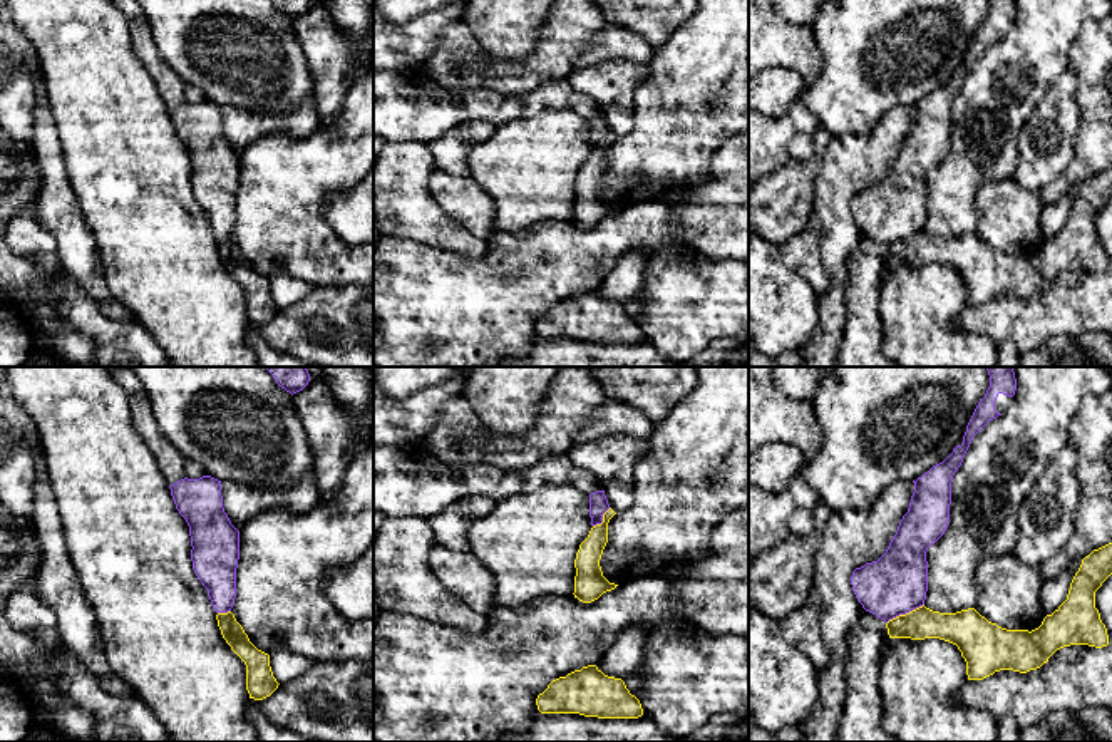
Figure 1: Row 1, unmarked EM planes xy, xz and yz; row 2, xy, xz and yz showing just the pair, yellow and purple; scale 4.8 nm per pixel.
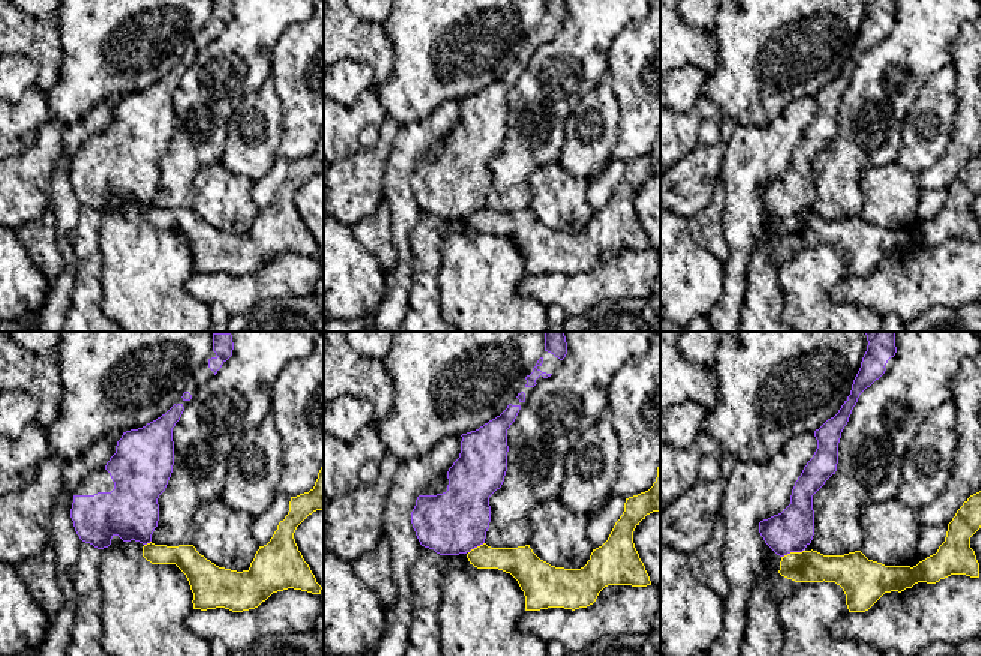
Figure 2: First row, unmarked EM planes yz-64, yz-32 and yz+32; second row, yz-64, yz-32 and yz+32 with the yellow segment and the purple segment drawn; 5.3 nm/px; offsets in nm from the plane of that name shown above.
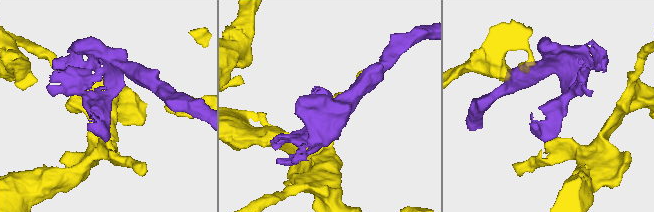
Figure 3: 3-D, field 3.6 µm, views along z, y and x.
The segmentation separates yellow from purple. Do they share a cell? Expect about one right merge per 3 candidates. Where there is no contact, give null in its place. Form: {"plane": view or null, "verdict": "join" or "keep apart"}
{"plane": "yz", "verdict": "join"}

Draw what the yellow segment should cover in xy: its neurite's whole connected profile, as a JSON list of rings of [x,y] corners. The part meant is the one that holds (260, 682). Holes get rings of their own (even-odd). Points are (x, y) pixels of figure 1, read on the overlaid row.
[[[203,476],[181,479],[169,486],[176,509],[186,519],[191,536],[193,569],[214,608],[218,626],[231,650],[246,665],[250,698],[270,697],[278,682],[270,667],[270,655],[258,650],[231,613],[236,598],[236,568],[239,559],[239,531],[223,508],[221,481]]]

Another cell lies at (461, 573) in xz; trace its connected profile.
[[[435,543],[429,551],[429,564],[471,610],[487,615],[496,608],[494,578],[472,553],[450,551]]]

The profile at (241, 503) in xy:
[[[315,476],[288,489],[255,489],[248,484],[221,481],[223,508],[231,524],[241,531],[248,521],[271,508],[306,513],[320,501]]]

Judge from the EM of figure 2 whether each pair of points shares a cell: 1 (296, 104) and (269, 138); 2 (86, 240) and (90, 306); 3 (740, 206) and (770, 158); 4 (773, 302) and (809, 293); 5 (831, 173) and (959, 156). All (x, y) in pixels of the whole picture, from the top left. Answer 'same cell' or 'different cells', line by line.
1: different cells
2: same cell
3: same cell
4: different cells
5: different cells

